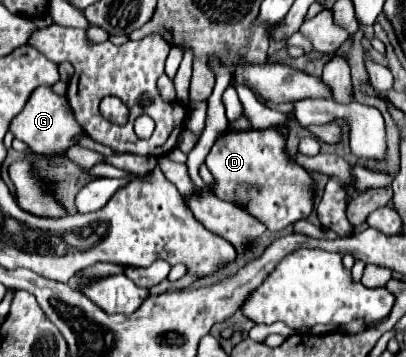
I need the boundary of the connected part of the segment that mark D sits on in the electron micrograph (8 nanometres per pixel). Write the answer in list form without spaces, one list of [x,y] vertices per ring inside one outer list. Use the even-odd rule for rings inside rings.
[[[276,128],[224,132],[212,146],[210,154],[206,156],[206,162],[208,170],[216,178],[216,186],[210,188],[220,200],[232,202],[236,196],[244,196],[246,186],[260,188],[250,194],[250,204],[246,204],[246,210],[258,220],[262,220],[268,230],[282,230],[312,212],[314,182],[302,166],[294,164],[284,154],[284,138]]]

